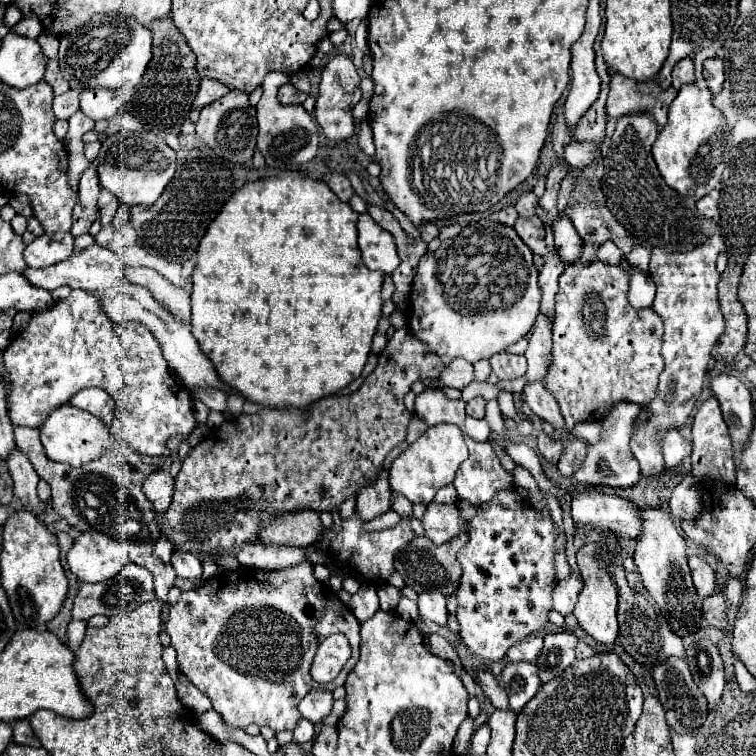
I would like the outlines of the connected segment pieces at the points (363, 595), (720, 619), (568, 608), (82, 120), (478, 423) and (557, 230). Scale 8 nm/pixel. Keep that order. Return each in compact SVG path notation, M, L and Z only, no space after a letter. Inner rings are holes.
M362 585L350 601L350 609L354 613L354 617L362 623L366 619L370 619L380 607L378 607L378 595L376 595L376 587L374 585Z
M714 593L704 599L702 603L702 613L710 627L716 629L726 629L728 627L728 617L726 617L726 597L724 593Z
M572 571L568 579L556 579L554 583L554 593L552 593L552 609L558 611L560 615L570 615L576 605L576 597L582 591L582 575Z
M76 111L70 119L68 119L68 123L70 123L70 129L68 129L68 135L66 135L66 147L68 147L68 151L72 151L74 147L78 147L80 145L80 137L86 133L86 131L92 131L92 127L94 127L94 121L90 119L90 117L86 117L82 111Z
M466 417L466 433L468 433L474 441L486 441L486 439L490 437L490 427L486 425L484 419Z
M560 215L560 217L556 217L552 231L554 231L554 245L556 245L556 251L560 253L560 257L566 263L574 263L580 257L582 239L580 239L576 227L572 225L572 221L566 215Z

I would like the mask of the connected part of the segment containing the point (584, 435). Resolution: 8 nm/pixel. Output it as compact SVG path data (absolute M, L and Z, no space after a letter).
M586 421L584 423L580 423L580 425L576 425L572 431L574 431L574 435L576 435L576 437L580 437L580 439L584 439L590 444L595 444L599 441L602 426L600 422L597 421Z

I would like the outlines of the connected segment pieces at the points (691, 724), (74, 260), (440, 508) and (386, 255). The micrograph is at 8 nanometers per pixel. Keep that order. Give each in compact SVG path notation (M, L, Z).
M672 657L672 659L656 665L652 671L652 677L654 677L656 689L660 695L660 703L664 705L668 725L678 733L692 733L692 731L700 729L708 717L708 705L706 705L706 697L702 695L702 691L696 685L686 661Z
M92 245L90 249L82 251L82 253L74 253L70 259L46 267L46 269L30 269L26 267L22 271L22 275L34 285L34 287L42 287L42 289L56 289L60 285L70 285L72 289L86 289L86 291L96 291L102 297L102 309L104 313L110 315L112 321L116 323L126 323L126 321L138 321L142 325L146 325L160 341L162 353L166 357L166 361L170 361L170 369L176 373L176 377L184 383L186 389L194 391L194 389L222 389L224 393L228 393L228 385L224 385L214 369L214 365L210 365L210 359L206 359L206 355L200 351L198 341L192 337L190 325L182 325L178 323L172 313L158 303L152 293L140 285L134 285L126 279L124 269L120 259L104 247Z
M430 503L422 521L424 521L422 525L426 529L426 537L436 545L452 541L460 533L468 533L468 521L460 517L456 505Z
M360 215L357 223L358 245L368 269L378 269L386 275L400 265L392 233L384 231L370 215Z

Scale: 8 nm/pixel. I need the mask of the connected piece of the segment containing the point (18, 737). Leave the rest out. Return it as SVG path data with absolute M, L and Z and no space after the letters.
M28 719L12 723L12 731L14 731L14 743L18 743L18 745L32 745L32 747L40 745L40 741L36 739L36 735L30 729Z

